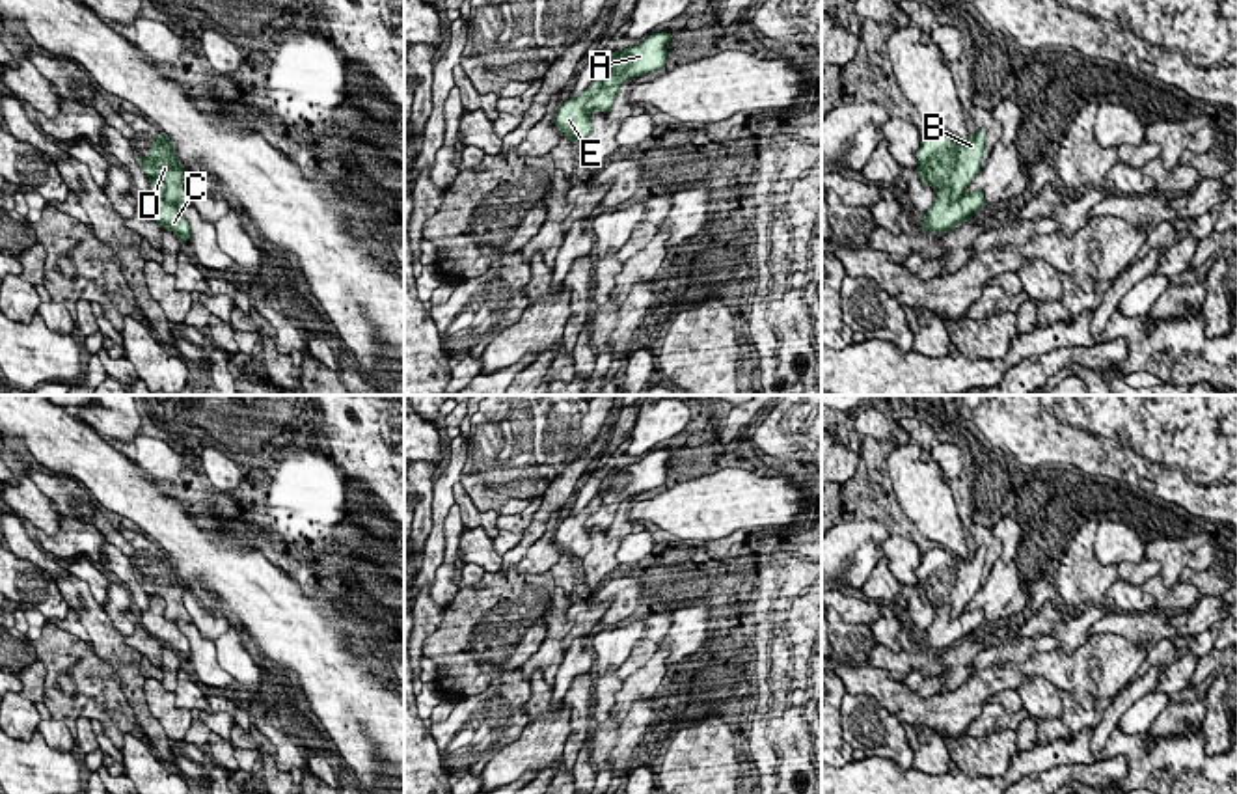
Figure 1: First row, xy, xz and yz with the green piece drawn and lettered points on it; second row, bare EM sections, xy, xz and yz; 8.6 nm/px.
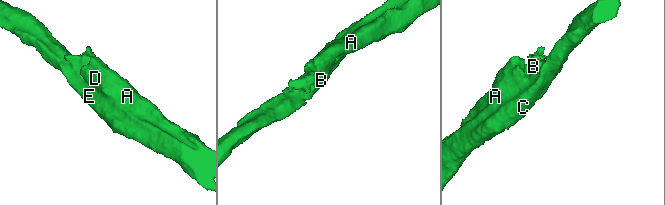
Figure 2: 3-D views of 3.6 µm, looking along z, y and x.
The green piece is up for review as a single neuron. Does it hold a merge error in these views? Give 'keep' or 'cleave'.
cleave

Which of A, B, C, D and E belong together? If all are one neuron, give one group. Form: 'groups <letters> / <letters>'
groups A B D / C E

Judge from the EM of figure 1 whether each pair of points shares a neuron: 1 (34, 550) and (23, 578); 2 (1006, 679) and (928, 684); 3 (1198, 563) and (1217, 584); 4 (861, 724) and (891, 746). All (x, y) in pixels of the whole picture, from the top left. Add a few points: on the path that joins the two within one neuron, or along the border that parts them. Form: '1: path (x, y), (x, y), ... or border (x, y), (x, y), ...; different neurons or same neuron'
1: border (19, 556), (34, 561), (53, 578); different neurons
2: border (902, 681), (917, 694), (928, 696); different neurons
3: border (1208, 569), (1195, 573); different neurons
4: path (869, 727), (883, 739); same neuron

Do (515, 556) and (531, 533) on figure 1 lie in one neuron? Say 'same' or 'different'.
same

